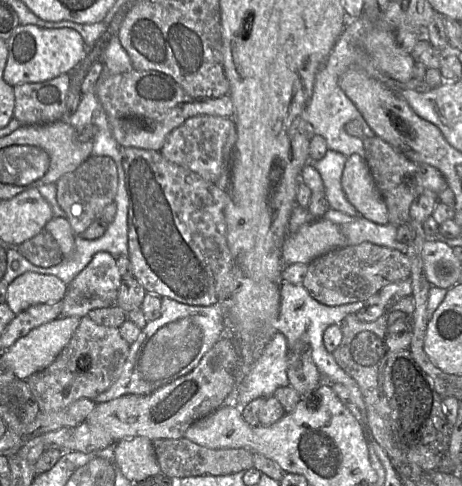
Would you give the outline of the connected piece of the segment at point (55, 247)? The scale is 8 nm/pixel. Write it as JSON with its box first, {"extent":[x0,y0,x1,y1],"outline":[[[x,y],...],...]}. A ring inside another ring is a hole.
{"extent":[17,228,63,268],"outline":[[[45,228],[17,249],[33,265],[43,268],[56,266],[63,260],[58,242]]]}

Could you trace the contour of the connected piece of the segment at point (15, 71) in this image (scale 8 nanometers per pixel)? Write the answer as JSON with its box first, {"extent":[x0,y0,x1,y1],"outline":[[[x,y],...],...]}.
{"extent":[3,24,88,86],"outline":[[[20,24],[7,40],[7,50],[3,79],[11,86],[44,82],[62,74],[70,74],[88,53],[85,41],[78,31],[68,27],[46,28],[34,24]]]}

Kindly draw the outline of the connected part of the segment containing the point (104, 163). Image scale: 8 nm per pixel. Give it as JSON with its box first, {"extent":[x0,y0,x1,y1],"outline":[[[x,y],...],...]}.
{"extent":[56,156,118,236],"outline":[[[90,156],[81,166],[61,177],[56,182],[56,196],[61,209],[66,213],[75,236],[82,234],[103,209],[114,202],[118,190],[118,171],[115,162],[108,156]]]}

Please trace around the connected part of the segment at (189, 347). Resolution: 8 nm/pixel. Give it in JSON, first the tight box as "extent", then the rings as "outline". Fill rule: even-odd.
{"extent":[93,297,226,402],"outline":[[[162,297],[160,316],[140,332],[130,346],[128,357],[117,381],[93,400],[108,402],[123,395],[148,395],[189,373],[212,346],[226,334],[224,304],[188,305]]]}

